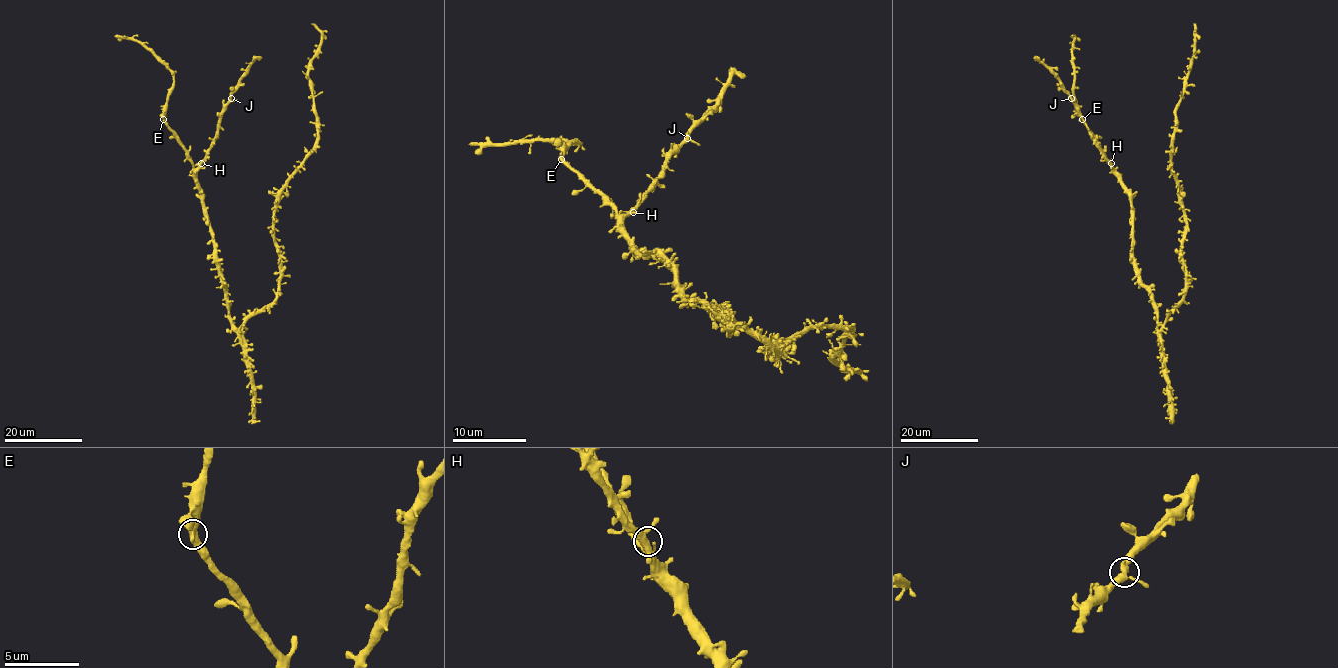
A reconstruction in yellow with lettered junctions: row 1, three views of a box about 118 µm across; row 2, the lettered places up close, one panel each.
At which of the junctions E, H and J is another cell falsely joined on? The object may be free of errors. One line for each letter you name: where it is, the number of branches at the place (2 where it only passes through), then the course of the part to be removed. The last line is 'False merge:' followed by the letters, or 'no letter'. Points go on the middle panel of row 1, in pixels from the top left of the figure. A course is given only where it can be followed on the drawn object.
False merge: no letter

